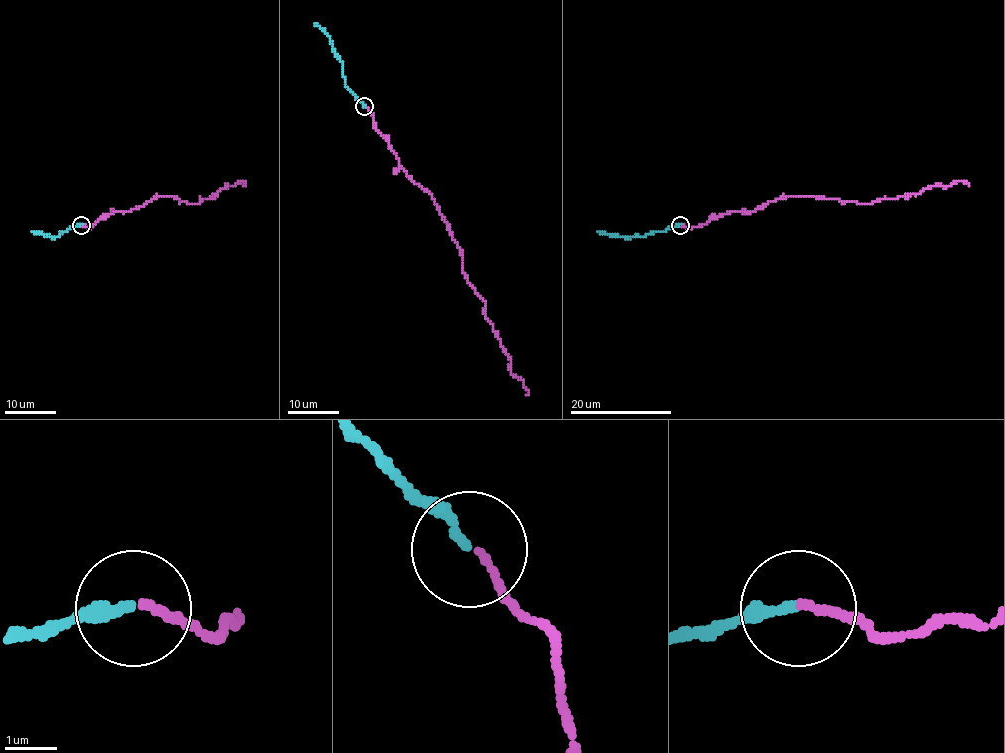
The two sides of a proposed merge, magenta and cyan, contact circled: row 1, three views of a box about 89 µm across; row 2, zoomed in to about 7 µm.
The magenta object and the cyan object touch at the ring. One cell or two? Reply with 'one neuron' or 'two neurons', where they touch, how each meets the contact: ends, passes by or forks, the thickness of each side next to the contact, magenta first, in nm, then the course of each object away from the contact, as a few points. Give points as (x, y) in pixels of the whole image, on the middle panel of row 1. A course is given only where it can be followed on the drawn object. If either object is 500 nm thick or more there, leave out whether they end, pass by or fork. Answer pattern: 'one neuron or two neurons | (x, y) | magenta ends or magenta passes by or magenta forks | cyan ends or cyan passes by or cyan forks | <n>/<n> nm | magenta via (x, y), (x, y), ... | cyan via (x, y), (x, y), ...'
one neuron | (364, 106) | magenta ends | cyan ends | 120/190 nm | magenta via (365, 106), (399, 166), (428, 193), (447, 223), (466, 281), (484, 302), (483, 314), (526, 395) | cyan via (365, 106), (347, 87), (341, 58), (334, 52), (330, 38), (314, 24)

